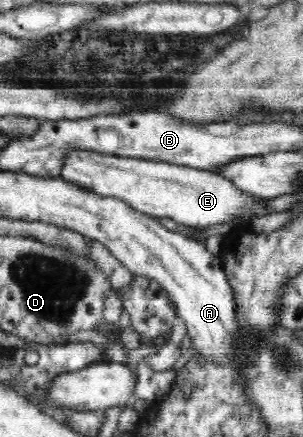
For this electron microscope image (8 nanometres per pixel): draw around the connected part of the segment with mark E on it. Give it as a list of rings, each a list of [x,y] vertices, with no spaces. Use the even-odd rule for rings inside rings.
[[[70,149],[64,154],[61,178],[82,184],[104,197],[119,198],[153,217],[171,218],[178,224],[204,228],[244,216],[268,216],[262,197],[241,191],[226,177],[213,171],[178,166],[168,162],[119,157],[100,151]]]

